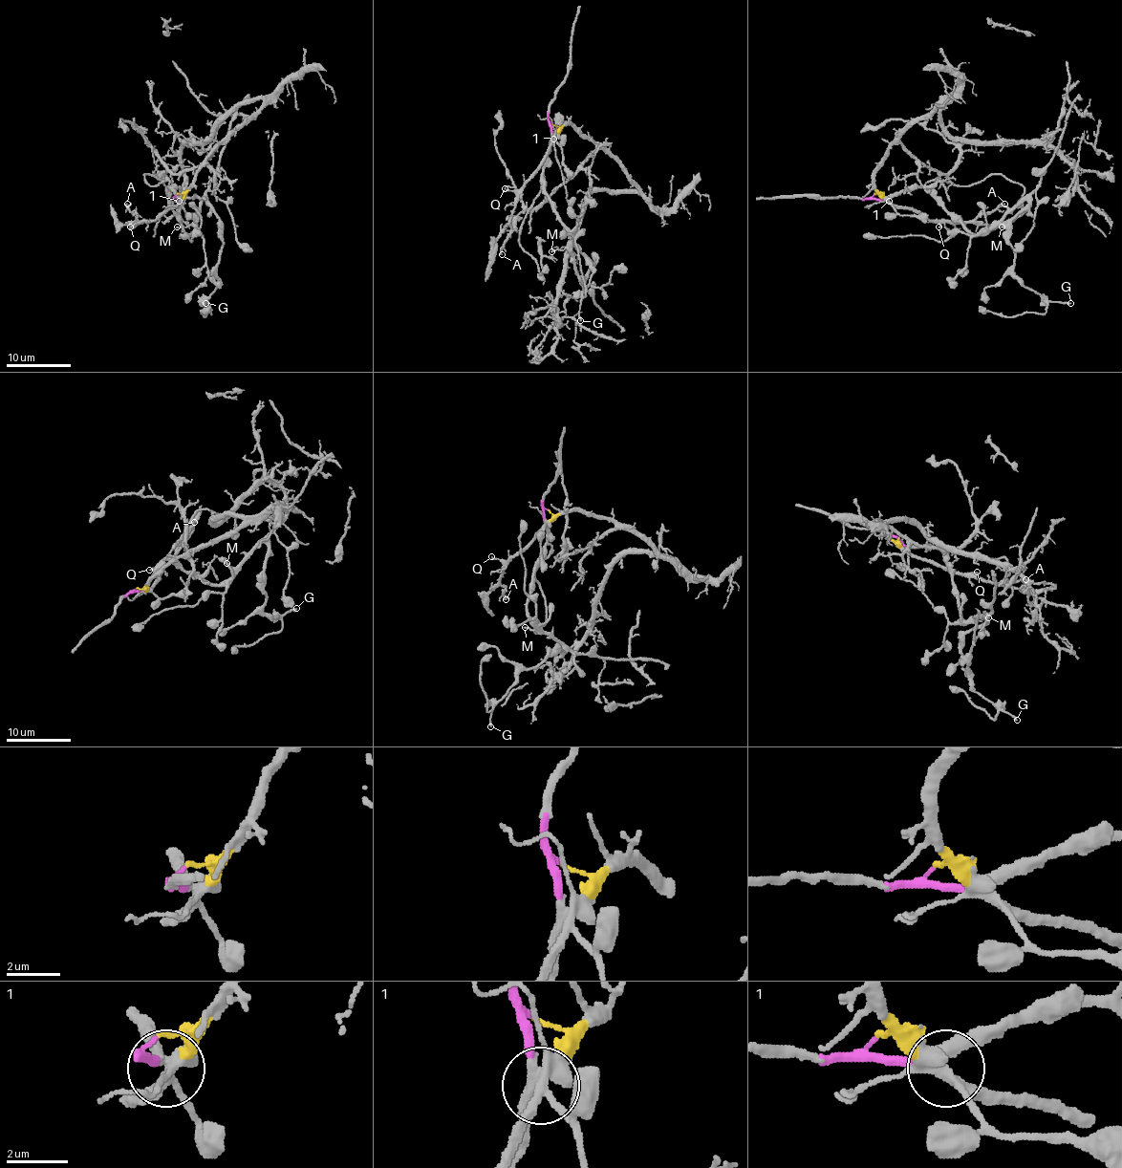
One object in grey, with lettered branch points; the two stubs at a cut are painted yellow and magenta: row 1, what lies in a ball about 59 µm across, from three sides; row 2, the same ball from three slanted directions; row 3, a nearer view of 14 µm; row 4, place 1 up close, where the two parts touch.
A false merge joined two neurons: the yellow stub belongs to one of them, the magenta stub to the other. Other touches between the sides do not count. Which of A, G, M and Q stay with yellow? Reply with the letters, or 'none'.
A, Q

